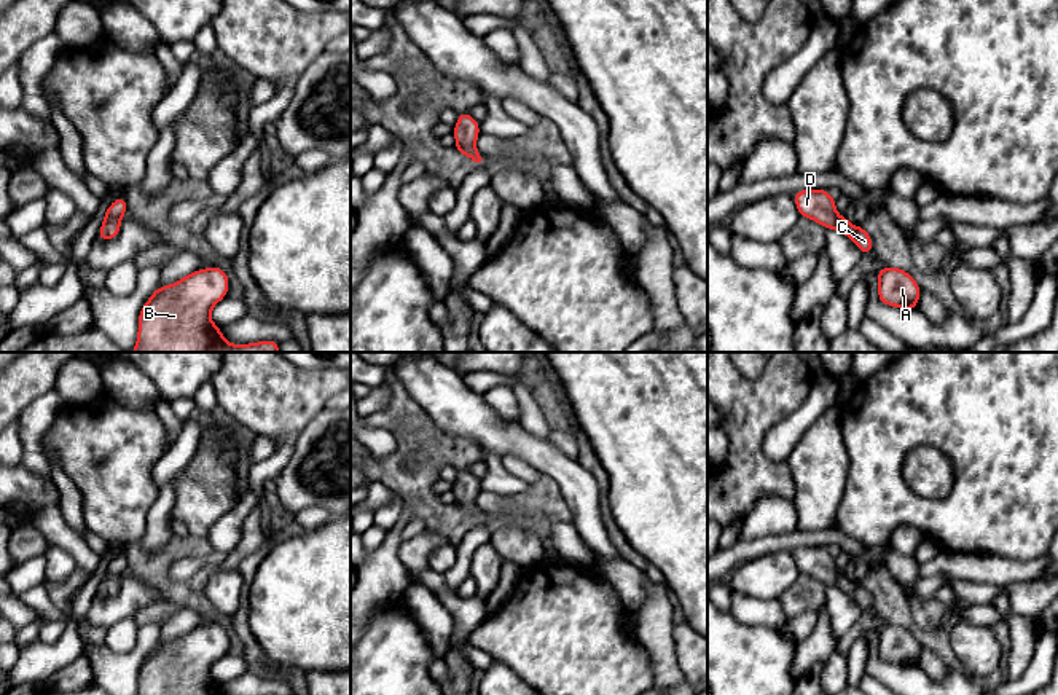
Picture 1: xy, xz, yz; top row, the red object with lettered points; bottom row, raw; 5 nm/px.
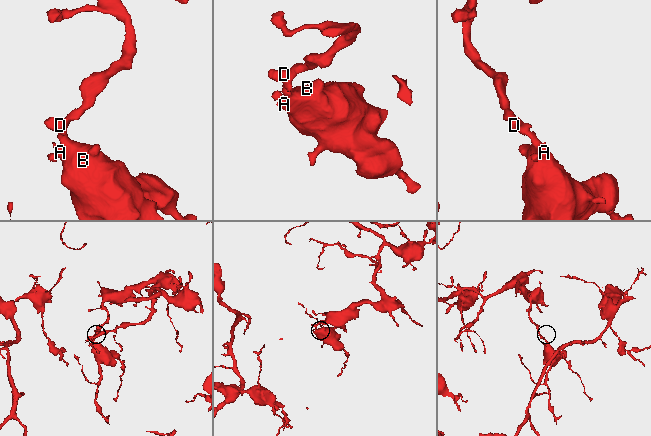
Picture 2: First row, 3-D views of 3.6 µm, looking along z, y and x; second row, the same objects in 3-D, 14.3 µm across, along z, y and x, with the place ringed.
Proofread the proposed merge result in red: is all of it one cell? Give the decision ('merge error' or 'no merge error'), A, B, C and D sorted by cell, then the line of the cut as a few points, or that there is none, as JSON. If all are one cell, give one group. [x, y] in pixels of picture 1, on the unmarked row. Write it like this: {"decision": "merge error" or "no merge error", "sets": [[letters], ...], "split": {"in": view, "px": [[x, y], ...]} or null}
{"decision": "no merge error", "sets": [["A", "B", "C", "D"]], "split": null}

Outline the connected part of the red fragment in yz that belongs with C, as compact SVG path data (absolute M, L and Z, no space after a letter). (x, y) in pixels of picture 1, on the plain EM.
M800 547L792 553L800 574L817 579L824 587L832 585L843 590L859 604L862 614L872 612L872 593L860 582L852 583L848 572L838 574L835 556L827 547Z

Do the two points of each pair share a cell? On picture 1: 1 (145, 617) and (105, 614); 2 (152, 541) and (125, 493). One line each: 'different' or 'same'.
1: different
2: different

